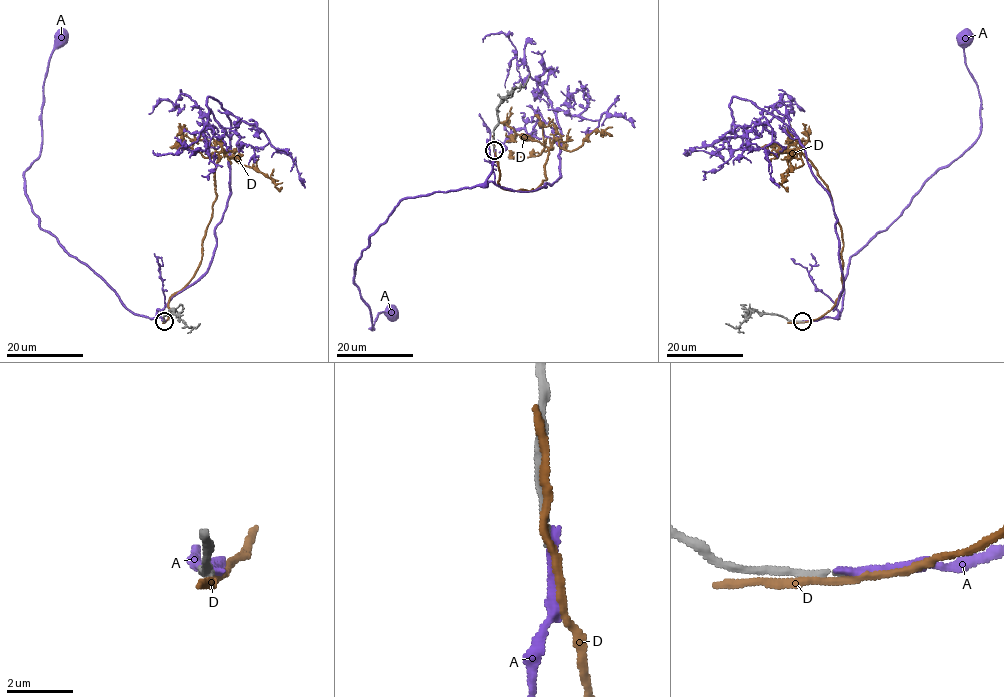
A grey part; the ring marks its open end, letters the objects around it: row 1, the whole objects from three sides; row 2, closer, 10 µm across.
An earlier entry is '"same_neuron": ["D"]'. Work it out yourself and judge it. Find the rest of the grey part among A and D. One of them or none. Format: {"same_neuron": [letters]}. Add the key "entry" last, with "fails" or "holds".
{"same_neuron": [], "entry": "fails"}

